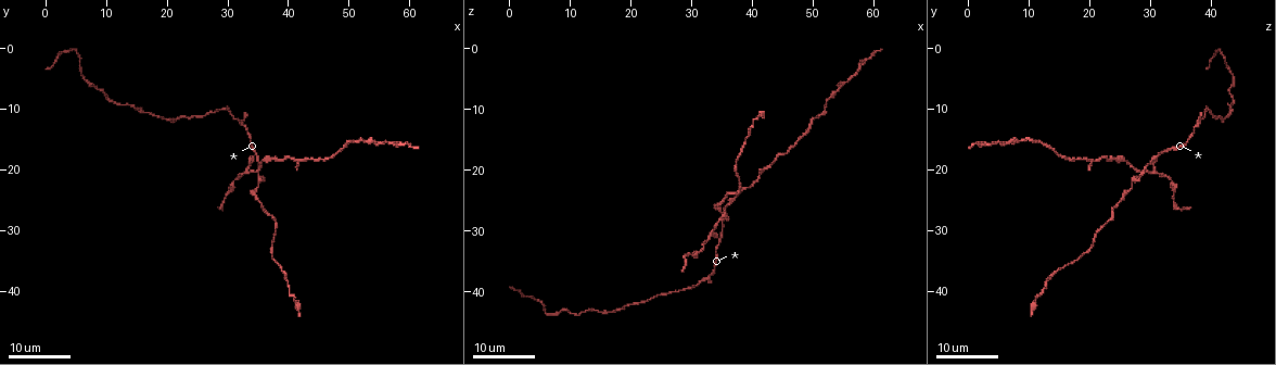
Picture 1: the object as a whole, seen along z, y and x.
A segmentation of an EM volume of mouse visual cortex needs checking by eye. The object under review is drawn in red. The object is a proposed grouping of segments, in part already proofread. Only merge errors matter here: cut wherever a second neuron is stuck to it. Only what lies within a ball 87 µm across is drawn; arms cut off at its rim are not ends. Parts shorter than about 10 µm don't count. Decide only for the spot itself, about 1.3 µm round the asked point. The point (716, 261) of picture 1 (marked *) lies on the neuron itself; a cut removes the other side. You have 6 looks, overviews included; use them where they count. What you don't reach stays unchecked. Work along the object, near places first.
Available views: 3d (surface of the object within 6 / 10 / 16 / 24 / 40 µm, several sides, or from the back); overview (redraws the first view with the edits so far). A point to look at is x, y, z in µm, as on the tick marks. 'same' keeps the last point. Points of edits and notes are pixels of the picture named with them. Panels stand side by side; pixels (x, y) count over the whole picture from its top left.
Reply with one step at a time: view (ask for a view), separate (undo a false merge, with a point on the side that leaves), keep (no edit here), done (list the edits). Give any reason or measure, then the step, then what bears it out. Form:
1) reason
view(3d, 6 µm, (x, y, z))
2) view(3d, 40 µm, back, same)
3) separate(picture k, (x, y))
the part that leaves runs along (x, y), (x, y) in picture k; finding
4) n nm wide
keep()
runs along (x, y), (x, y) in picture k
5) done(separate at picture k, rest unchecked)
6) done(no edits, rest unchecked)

view(3d, 24 µm, (38.0, 18.0, 24.0))

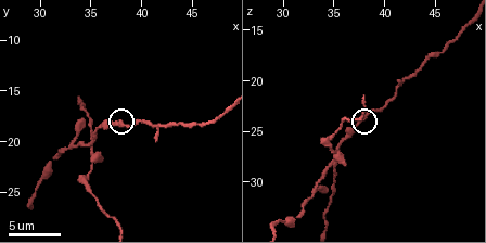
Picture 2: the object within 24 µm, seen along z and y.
view(3d, 10 µm, same)

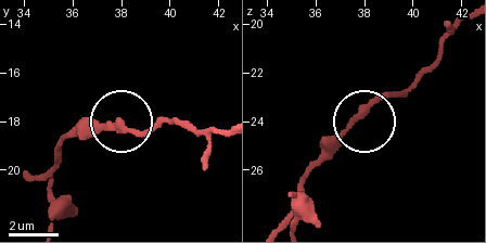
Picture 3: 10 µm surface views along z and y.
keep()
runs along (286, 219), (305, 176), (380, 101), (421, 72) in picture 3; continuous, no second neuron

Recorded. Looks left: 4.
thin neck
view(3d, 16 µm, (41.0, 18.4, 21.0))

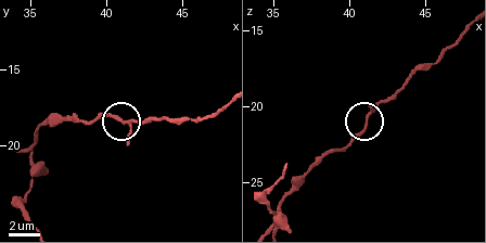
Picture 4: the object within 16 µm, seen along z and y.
150 nm wide
keep()
runs along (271, 224), (282, 201), (329, 154), (344, 146), (401, 86) in picture 4; one neuron here

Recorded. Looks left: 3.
four arms meet
view(3d, 10 µm, (35.0, 20.8, 28.4))

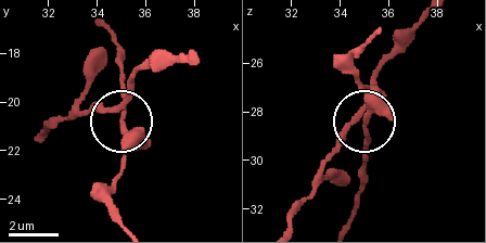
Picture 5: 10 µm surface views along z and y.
180 nm wide
keep()
runs along (347, 224), (366, 155), (366, 87) in picture 5; continuous, no second neuron

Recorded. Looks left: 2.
done(no edits, rest unchecked)

